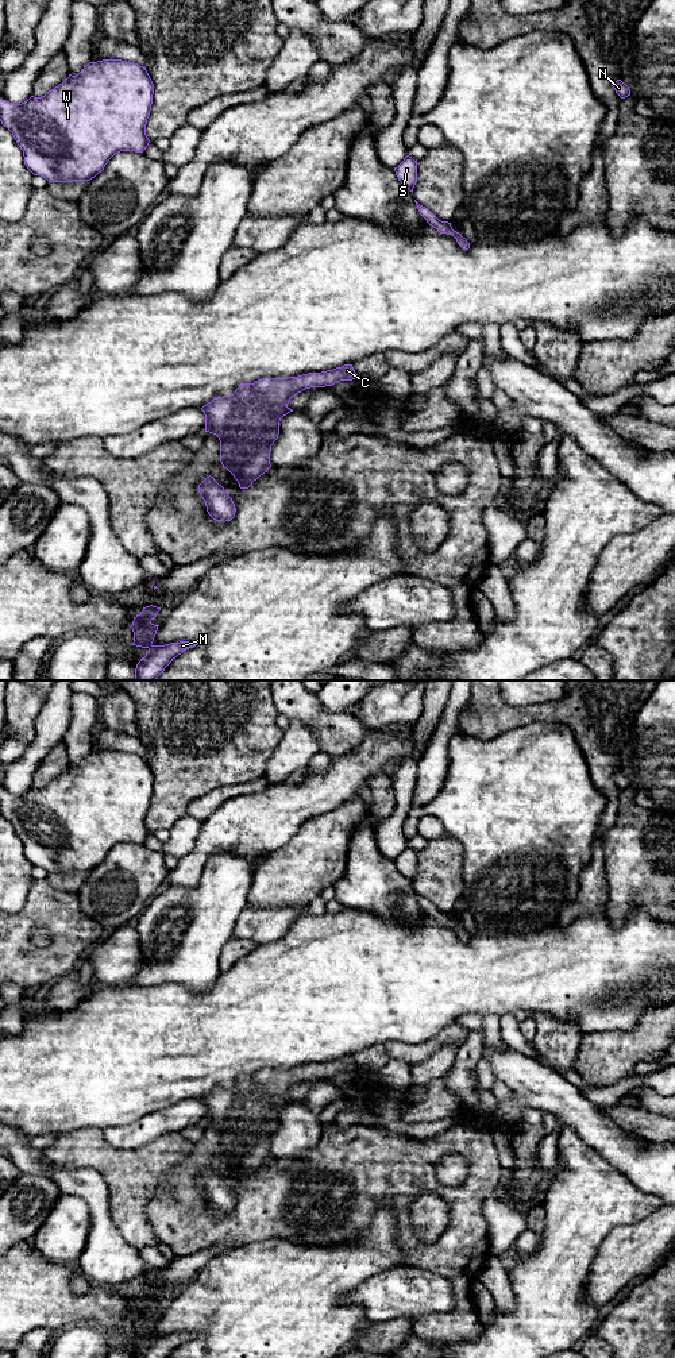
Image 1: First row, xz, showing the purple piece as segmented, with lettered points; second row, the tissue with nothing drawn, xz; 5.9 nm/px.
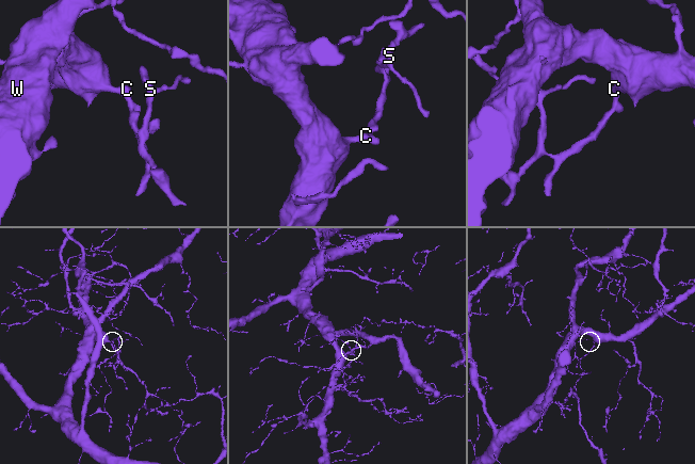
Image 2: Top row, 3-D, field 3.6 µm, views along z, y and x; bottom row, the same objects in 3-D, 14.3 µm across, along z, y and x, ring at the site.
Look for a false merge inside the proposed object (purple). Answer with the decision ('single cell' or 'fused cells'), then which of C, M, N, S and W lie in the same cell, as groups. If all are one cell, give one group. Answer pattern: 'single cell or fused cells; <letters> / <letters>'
single cell; C M N S W

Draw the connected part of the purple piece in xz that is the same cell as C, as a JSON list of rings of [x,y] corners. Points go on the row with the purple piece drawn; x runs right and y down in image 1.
[[[344,364],[321,373],[308,373],[289,378],[262,378],[254,383],[242,383],[234,394],[216,397],[201,408],[205,414],[205,432],[220,440],[220,462],[240,489],[248,489],[270,467],[271,445],[279,435],[279,421],[293,412],[288,406],[292,397],[310,387],[332,386],[340,381],[358,378],[352,364]]]

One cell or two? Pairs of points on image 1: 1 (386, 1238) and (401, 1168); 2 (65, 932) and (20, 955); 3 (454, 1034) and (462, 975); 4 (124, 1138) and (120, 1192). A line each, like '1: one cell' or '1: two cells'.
1: two cells
2: one cell
3: two cells
4: two cells

